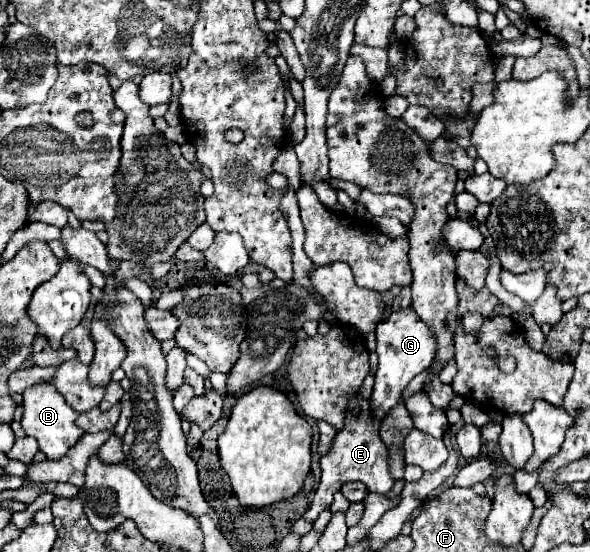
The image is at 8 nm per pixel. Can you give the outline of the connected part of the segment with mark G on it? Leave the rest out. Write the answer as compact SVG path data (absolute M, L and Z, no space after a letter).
M411 306L399 312L391 312L389 318L377 324L377 354L379 366L375 372L375 388L371 394L371 412L383 418L399 400L407 384L423 370L427 370L435 358L435 332L427 326Z

